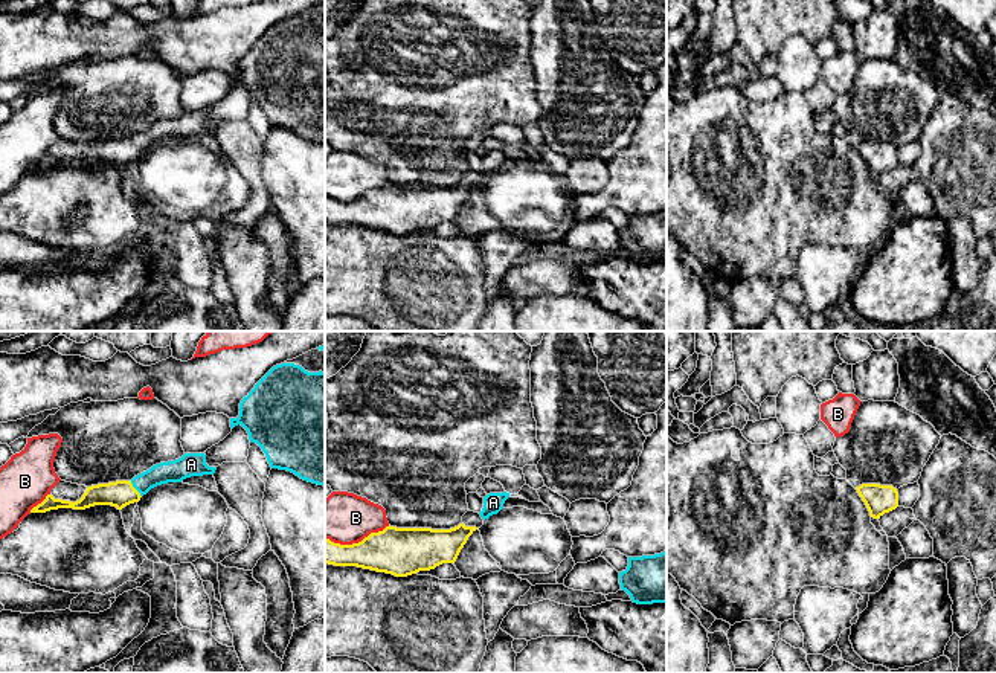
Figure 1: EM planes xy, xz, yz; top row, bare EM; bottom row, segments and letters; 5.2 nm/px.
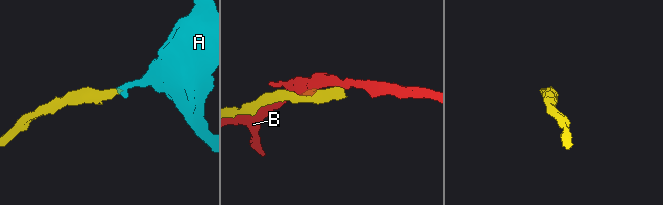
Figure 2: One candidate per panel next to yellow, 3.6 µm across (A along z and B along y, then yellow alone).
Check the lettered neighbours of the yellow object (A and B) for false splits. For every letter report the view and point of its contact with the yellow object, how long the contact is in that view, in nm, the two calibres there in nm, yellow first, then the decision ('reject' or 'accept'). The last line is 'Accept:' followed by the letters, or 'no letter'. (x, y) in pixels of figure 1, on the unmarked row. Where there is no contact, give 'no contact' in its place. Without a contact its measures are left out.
A: xy (134, 147) | 110 nm | 140/120 nm | accept
B: xz (359, 200) | 360 nm | 260/280 nm | reject
Accept: A

